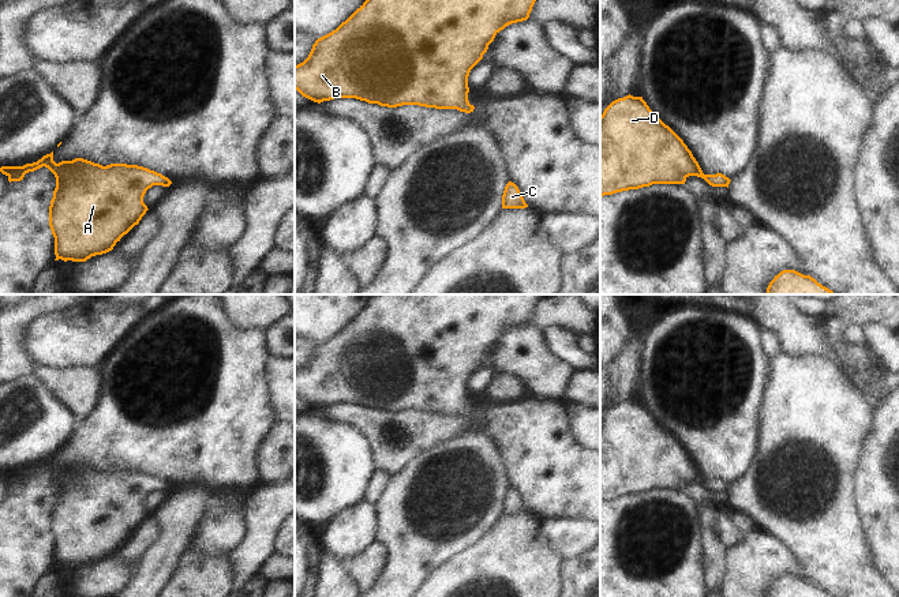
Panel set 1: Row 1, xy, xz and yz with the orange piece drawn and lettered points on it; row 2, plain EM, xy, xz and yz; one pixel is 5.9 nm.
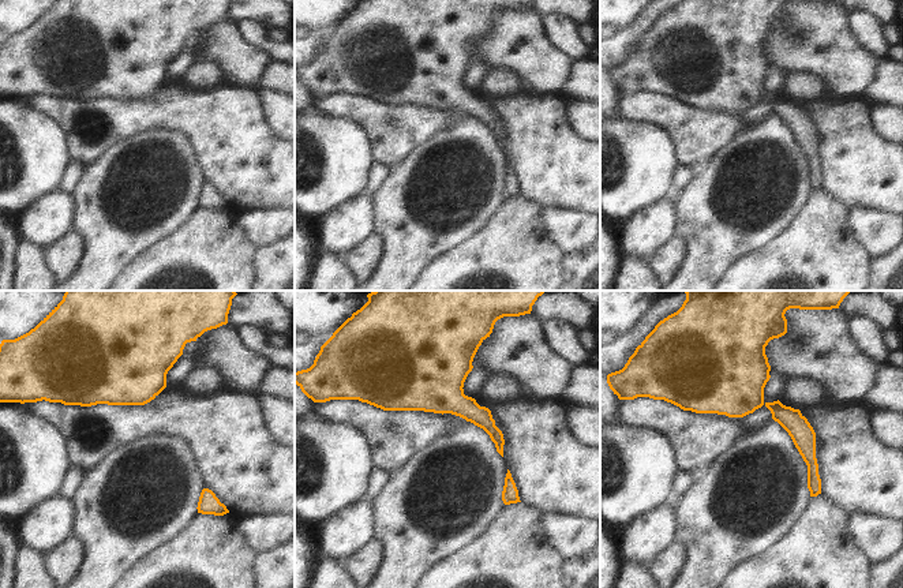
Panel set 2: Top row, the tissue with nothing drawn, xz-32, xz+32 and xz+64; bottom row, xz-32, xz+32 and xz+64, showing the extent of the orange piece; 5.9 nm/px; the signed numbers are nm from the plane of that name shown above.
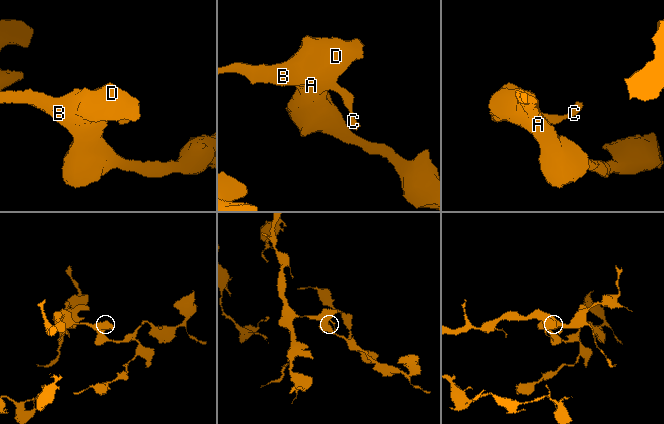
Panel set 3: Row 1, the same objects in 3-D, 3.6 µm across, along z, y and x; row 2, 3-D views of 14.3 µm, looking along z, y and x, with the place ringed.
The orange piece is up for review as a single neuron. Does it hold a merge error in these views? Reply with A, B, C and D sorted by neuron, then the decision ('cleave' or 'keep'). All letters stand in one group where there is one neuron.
groups A B C D; keep

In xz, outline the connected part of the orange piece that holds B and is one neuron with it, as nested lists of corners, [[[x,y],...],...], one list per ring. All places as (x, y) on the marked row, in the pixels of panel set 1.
[[[366,0],[336,30],[318,38],[308,57],[295,65],[295,90],[318,104],[334,98],[356,98],[387,108],[419,105],[471,113],[475,109],[468,101],[471,70],[483,59],[501,30],[529,18],[535,1]]]

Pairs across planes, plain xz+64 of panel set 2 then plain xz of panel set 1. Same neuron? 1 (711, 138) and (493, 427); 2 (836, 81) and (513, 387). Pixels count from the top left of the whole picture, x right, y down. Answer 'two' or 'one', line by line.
1: one
2: two

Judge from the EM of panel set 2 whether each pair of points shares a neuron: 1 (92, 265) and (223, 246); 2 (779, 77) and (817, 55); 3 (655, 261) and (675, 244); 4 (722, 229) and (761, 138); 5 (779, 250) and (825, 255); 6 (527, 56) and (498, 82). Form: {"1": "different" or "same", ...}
{"1": "different", "2": "different", "3": "same", "4": "same", "5": "same", "6": "different"}

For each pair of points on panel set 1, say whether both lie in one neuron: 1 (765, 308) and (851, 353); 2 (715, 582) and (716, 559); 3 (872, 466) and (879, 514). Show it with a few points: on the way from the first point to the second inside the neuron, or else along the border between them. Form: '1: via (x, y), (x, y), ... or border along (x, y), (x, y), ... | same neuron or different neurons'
1: via (787, 322), (798, 333), (815, 340), (830, 350) | same neuron
2: via (715, 577), (715, 564) | same neuron
3: via (879, 479), (879, 502) | same neuron

